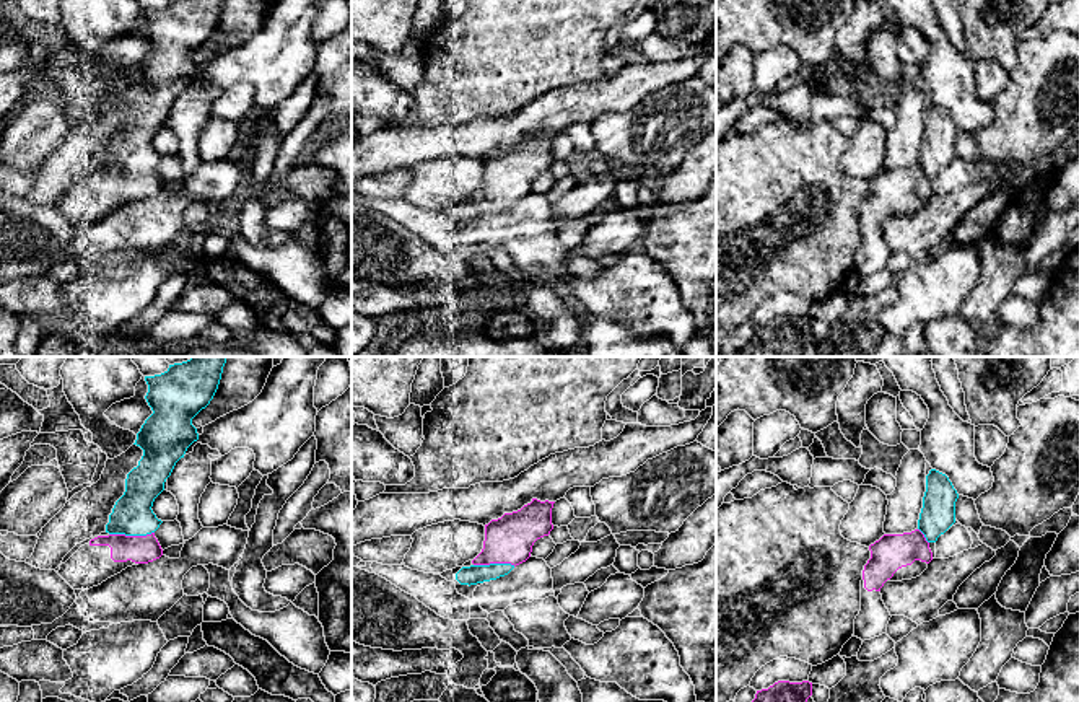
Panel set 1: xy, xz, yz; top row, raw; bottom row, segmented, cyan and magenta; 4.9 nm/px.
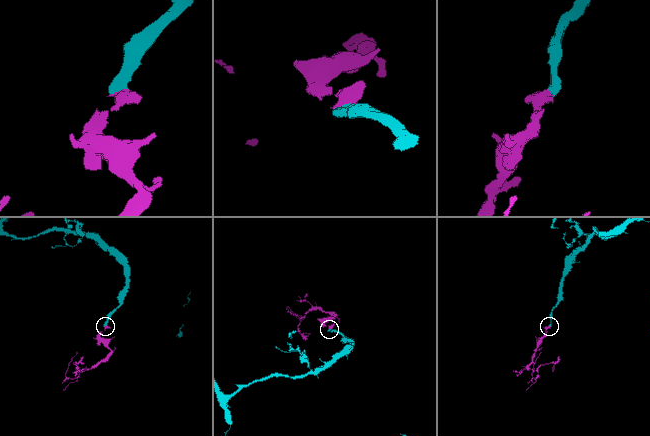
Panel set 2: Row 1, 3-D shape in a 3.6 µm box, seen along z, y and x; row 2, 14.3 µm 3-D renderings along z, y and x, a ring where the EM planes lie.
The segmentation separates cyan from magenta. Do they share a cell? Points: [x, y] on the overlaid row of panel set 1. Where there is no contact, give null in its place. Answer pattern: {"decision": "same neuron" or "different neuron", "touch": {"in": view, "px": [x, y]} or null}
{"decision": "same neuron", "touch": {"in": "xy", "px": [131, 535]}}

